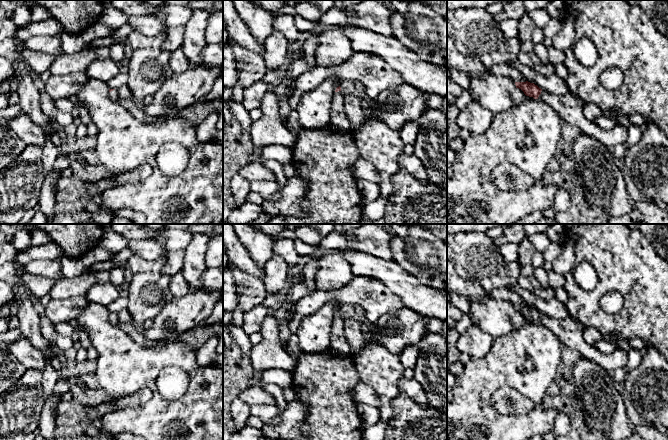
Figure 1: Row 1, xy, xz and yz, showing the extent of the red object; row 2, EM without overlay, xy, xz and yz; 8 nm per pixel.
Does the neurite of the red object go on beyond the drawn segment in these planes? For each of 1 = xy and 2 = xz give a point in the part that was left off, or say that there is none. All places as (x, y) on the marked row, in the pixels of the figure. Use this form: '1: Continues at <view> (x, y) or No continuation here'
1: Continues at xy (113, 96)
2: Continues at xz (339, 122)

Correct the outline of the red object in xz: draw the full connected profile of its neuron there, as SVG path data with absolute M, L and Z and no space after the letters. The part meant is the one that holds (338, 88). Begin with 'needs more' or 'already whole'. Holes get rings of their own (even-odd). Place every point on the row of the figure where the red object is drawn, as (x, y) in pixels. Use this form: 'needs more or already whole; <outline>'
needs more; M337 87L332 100L332 108L330 113L329 127L340 133L348 133L350 131L350 120L344 109L344 96L341 93L341 87Z

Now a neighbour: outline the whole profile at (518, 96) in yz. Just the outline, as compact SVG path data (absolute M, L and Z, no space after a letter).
M516 88L512 94L512 102L513 102L513 107L517 107L519 106L520 104L522 104L524 102L524 100L526 99L526 95L524 94L524 92L519 89L519 88Z

